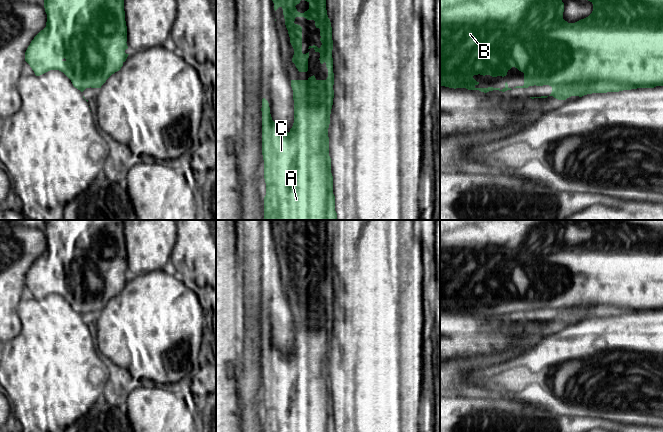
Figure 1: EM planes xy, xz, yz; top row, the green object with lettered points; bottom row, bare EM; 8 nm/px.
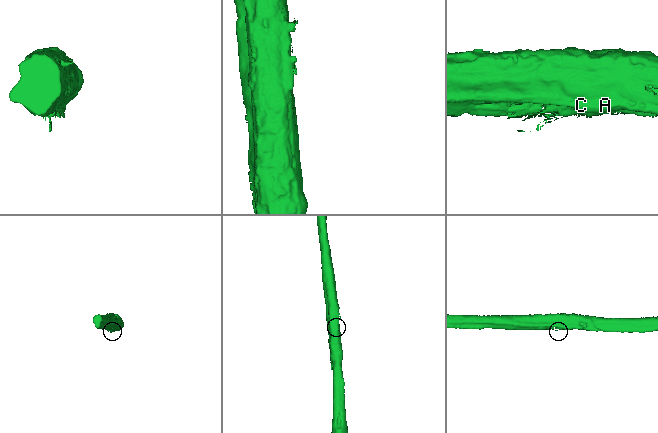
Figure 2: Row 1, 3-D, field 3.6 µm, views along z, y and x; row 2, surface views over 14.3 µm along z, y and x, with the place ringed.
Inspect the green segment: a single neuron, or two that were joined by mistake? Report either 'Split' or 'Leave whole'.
Leave whole

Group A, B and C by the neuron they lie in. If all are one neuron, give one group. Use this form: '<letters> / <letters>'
A B C

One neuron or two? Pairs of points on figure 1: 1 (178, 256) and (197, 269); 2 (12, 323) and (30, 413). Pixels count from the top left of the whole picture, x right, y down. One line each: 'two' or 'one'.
1: two
2: two

